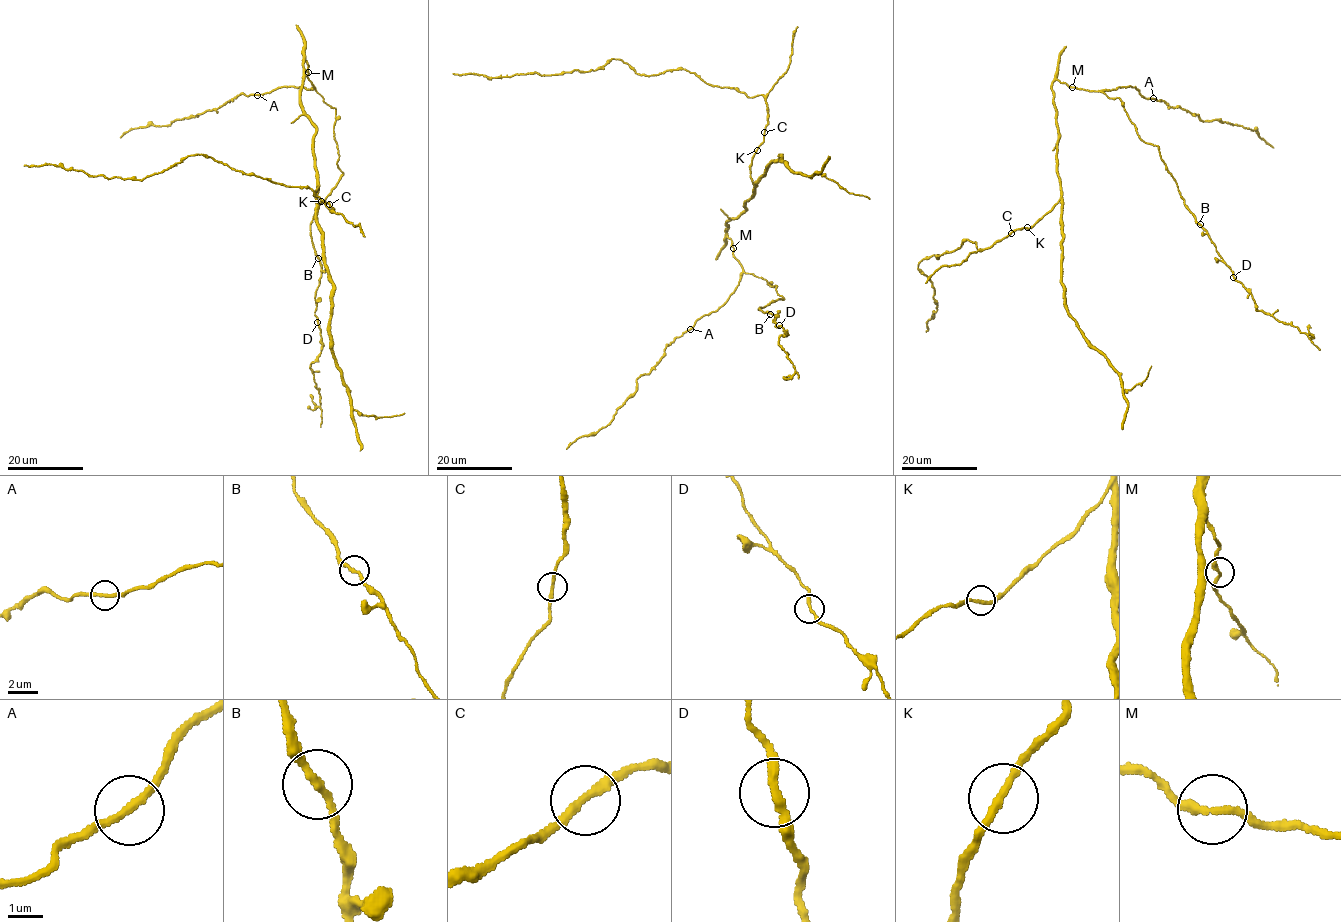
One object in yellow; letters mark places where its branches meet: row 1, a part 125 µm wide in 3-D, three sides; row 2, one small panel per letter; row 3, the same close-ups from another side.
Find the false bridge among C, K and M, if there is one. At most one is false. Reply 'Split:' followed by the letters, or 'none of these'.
Split: none of these

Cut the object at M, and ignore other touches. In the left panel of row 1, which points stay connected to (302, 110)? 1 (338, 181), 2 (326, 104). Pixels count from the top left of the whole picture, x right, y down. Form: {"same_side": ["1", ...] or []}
{"same_side": []}

